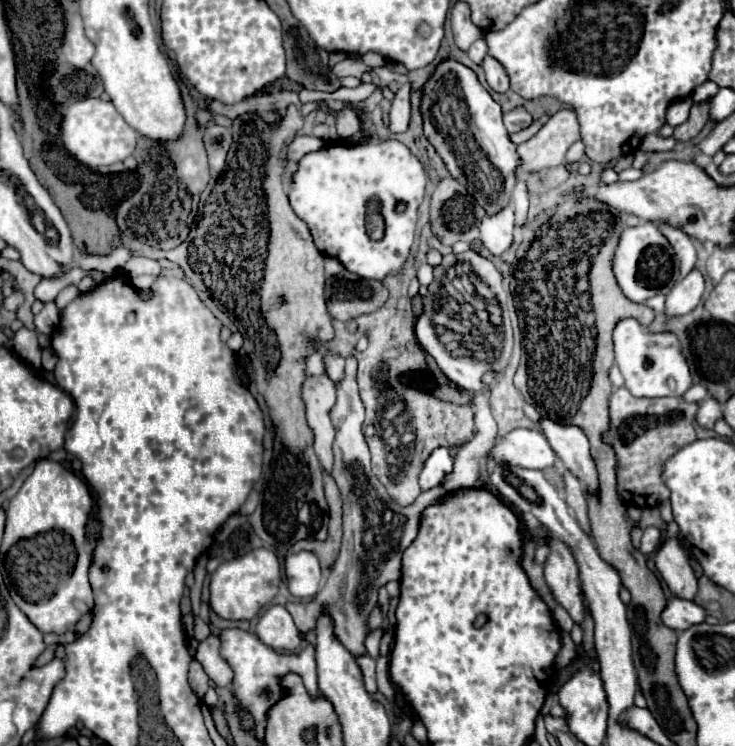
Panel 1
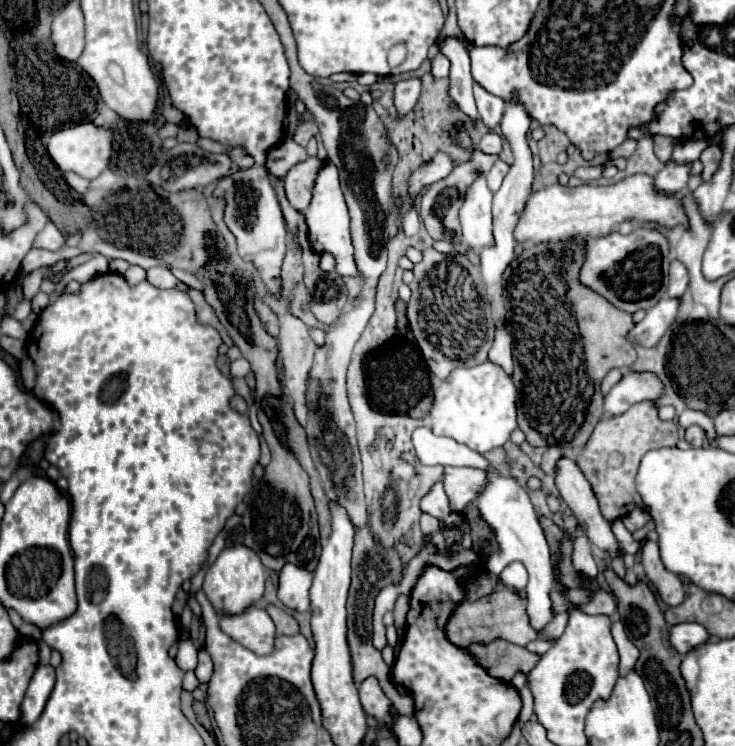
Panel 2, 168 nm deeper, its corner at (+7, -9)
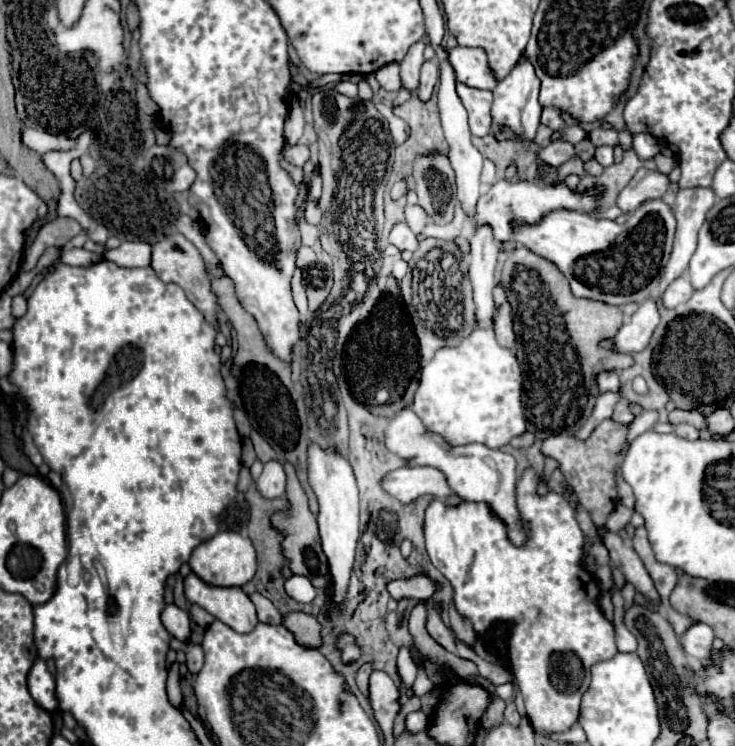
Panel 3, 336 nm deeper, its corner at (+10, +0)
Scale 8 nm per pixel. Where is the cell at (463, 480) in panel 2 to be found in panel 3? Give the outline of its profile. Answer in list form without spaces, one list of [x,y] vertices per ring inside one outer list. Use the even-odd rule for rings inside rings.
[[[418,465],[390,471],[380,481],[380,487],[402,503],[412,503],[414,499],[424,495],[446,499],[452,493],[442,471],[434,467],[418,467]]]

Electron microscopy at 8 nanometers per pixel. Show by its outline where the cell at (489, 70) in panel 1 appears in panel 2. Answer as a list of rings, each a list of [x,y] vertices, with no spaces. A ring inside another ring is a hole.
[[[481,84],[473,86],[473,94],[477,100],[477,108],[479,108],[479,116],[483,118],[483,122],[489,128],[495,128],[499,124],[499,120],[503,118],[503,108],[505,102],[497,96],[491,96],[491,92],[487,92]]]

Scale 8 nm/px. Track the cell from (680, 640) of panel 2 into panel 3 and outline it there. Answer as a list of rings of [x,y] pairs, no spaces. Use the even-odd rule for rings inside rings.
[[[704,623],[692,625],[684,635],[682,635],[682,647],[688,655],[696,657],[704,667],[710,667],[714,663],[712,659],[712,643],[714,643],[714,631],[712,627]]]

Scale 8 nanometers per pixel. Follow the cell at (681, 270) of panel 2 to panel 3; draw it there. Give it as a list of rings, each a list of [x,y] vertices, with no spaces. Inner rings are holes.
[[[678,277],[674,283],[668,285],[666,293],[662,295],[662,305],[664,305],[666,309],[674,309],[676,305],[686,303],[686,301],[692,297],[692,291],[694,291],[694,289],[692,289],[690,281],[688,281],[686,277]]]

